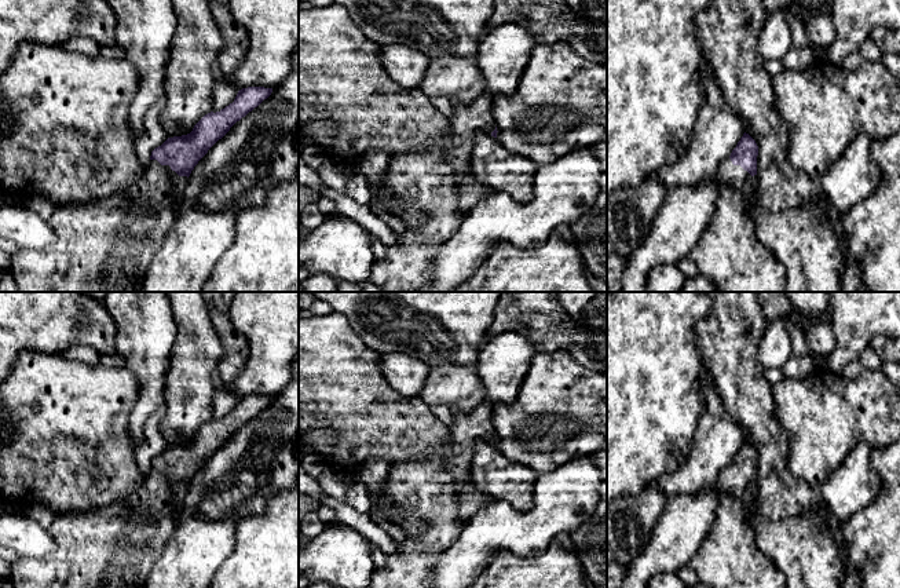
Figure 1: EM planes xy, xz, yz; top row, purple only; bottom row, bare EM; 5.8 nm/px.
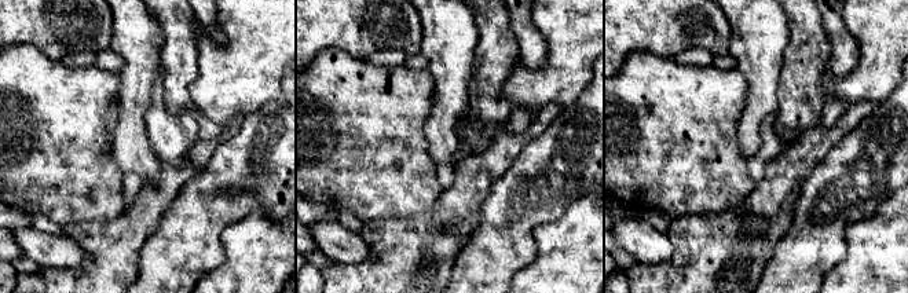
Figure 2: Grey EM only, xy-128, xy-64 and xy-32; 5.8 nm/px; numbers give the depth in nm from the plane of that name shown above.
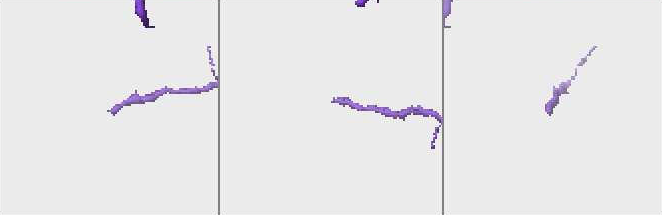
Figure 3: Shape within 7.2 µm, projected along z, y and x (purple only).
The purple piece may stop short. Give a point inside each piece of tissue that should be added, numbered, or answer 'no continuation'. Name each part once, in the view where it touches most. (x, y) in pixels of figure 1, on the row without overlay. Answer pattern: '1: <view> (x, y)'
1: xy (110, 547)

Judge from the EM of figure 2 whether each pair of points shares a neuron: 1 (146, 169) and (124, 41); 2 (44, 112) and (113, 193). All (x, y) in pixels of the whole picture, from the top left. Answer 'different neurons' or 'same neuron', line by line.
1: same neuron
2: same neuron

